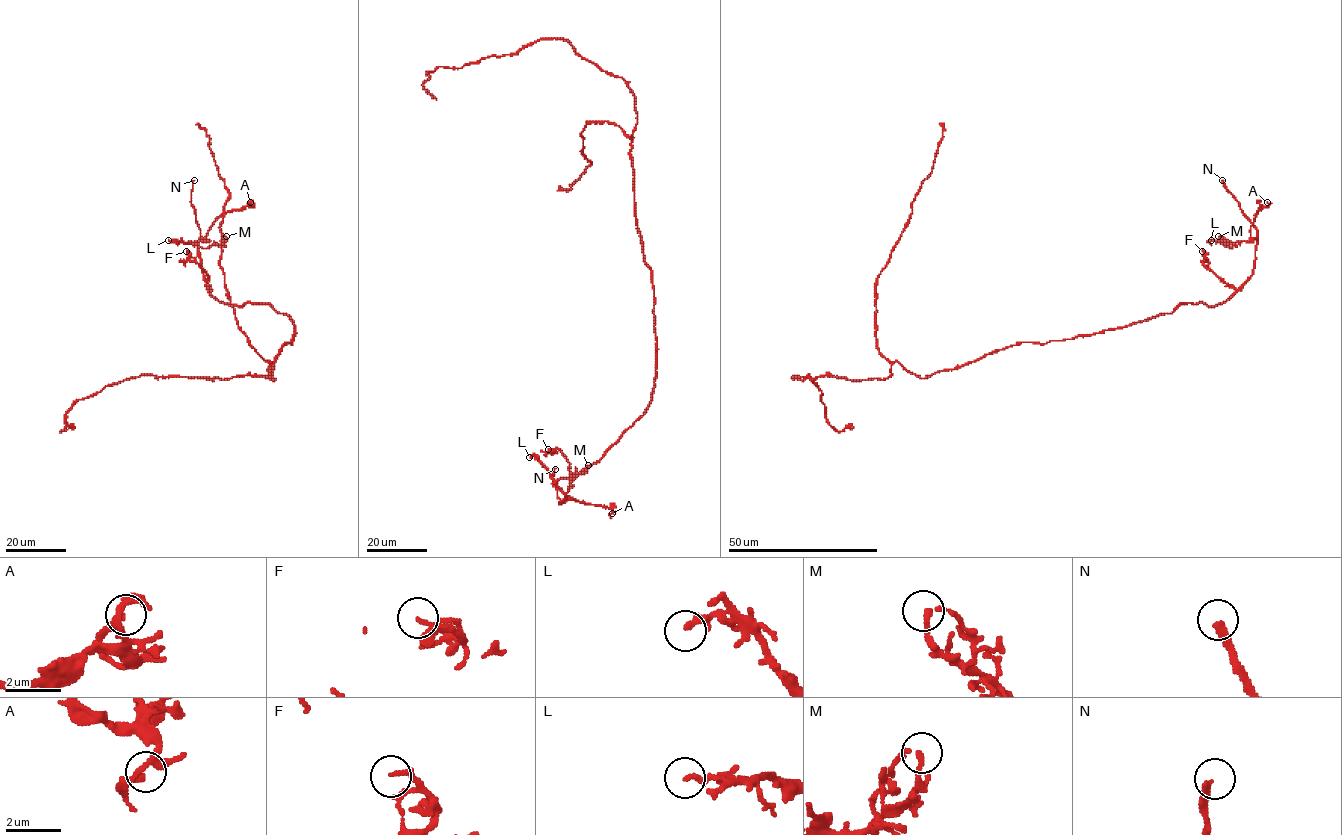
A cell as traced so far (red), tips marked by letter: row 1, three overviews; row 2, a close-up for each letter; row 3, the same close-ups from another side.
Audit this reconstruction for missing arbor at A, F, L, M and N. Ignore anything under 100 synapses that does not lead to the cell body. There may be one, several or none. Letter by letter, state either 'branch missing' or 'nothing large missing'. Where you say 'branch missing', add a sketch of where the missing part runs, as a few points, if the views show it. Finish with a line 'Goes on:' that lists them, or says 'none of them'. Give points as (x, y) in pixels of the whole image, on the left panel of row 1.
A: nothing large missing
F: nothing large missing
L: nothing large missing
M: nothing large missing
N: branch missing | (194, 180), (193, 175), (201, 160)
Goes on: N

